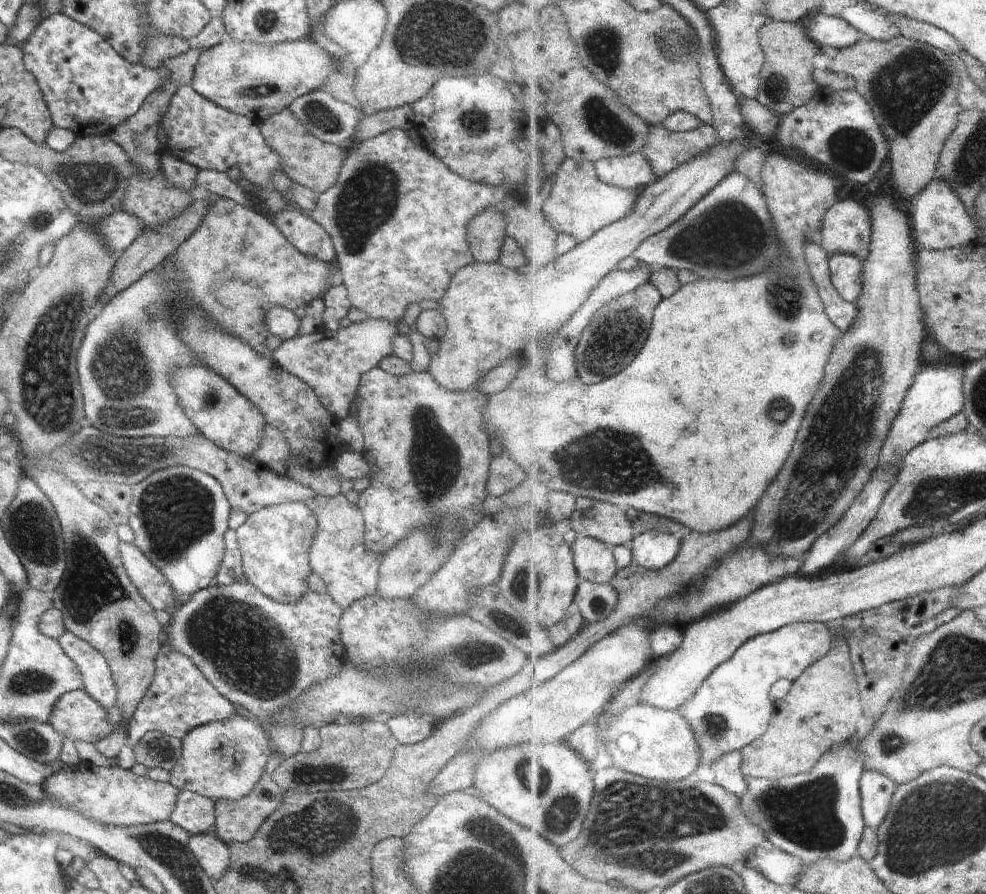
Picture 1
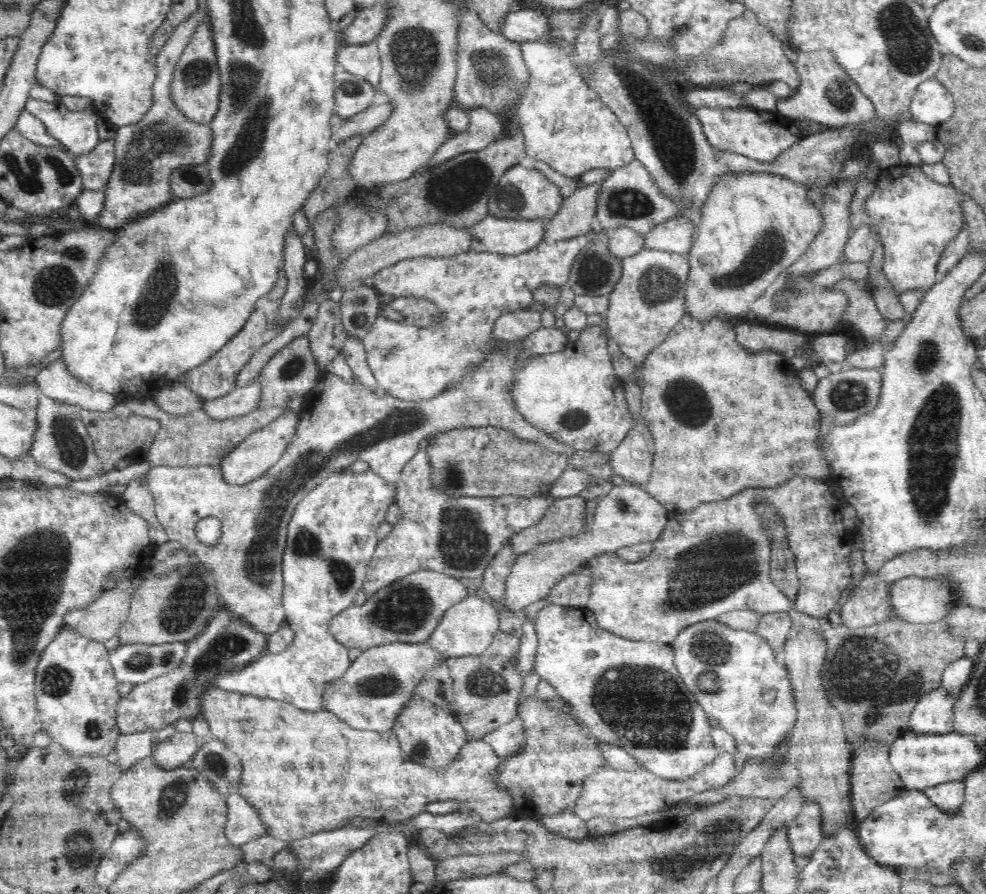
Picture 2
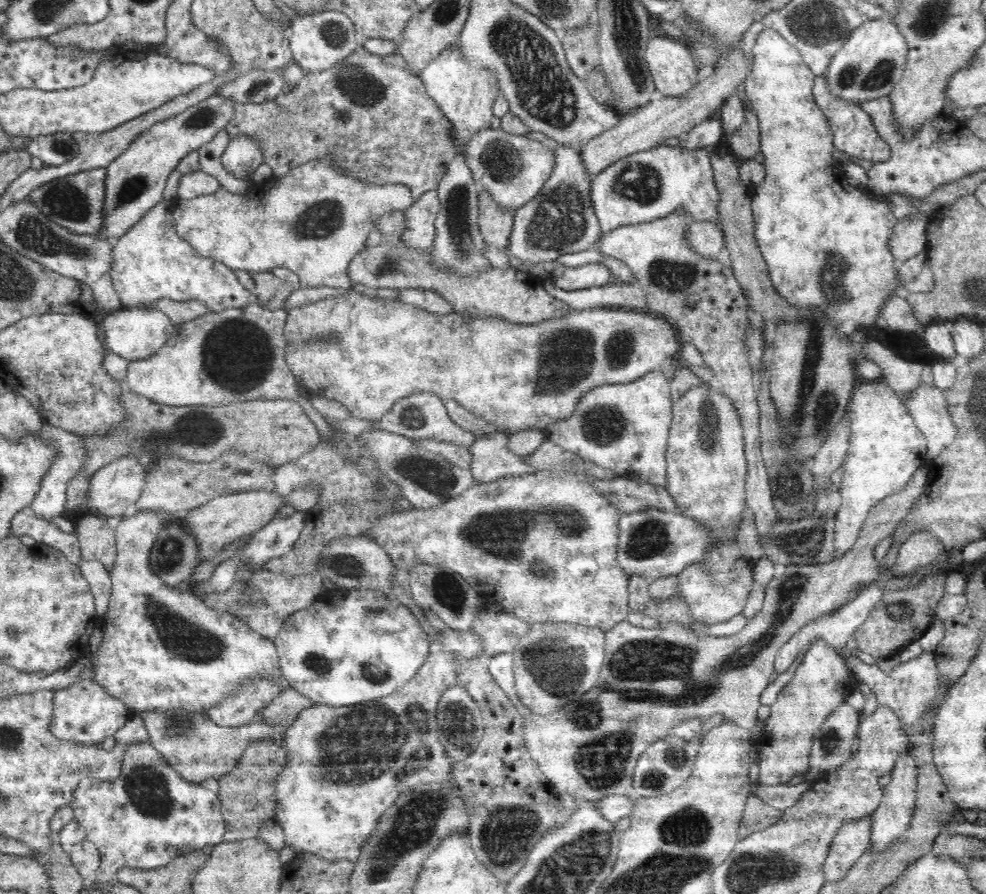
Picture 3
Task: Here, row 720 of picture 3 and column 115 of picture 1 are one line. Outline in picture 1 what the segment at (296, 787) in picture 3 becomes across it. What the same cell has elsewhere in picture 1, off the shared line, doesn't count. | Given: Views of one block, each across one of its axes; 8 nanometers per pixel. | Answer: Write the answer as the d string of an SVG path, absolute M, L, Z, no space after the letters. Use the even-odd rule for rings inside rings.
M216 197L213 200L213 206L210 207L208 214L203 218L200 226L190 235L165 261L154 270L150 270L143 274L136 282L126 287L122 292L115 294L104 306L102 306L98 314L93 318L87 328L86 336L82 341L77 356L77 371L81 393L83 396L83 406L86 416L84 418L90 422L91 426L106 432L106 435L115 437L124 437L126 439L141 439L144 437L178 437L187 439L190 437L198 437L202 435L197 426L188 418L186 411L183 409L178 395L173 387L173 372L182 367L204 366L203 362L186 346L178 334L178 320L180 320L180 312L191 307L197 309L197 313L204 319L209 319L215 323L222 331L226 331L232 337L239 338L248 346L251 346L259 355L264 358L272 358L273 352L266 346L266 338L271 332L265 323L266 311L272 307L286 307L294 311L300 305L307 305L314 299L320 299L325 292L332 286L340 283L341 270L337 267L336 260L332 265L322 262L316 257L307 257L299 253L293 244L290 244L284 235L278 230L278 227L272 224L269 217L266 217L254 209L246 208L233 200L226 197Z

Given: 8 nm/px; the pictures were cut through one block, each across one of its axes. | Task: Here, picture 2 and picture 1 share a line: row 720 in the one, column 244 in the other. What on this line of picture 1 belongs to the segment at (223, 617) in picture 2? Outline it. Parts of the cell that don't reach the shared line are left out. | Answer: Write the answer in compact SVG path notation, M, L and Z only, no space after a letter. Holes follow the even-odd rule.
M180 85L172 95L167 112L161 120L161 126L167 139L164 147L168 147L171 156L195 166L198 170L226 172L231 166L238 166L242 177L254 186L265 189L274 189L270 179L272 172L283 170L282 159L267 145L257 123L216 106L200 96L190 85Z

